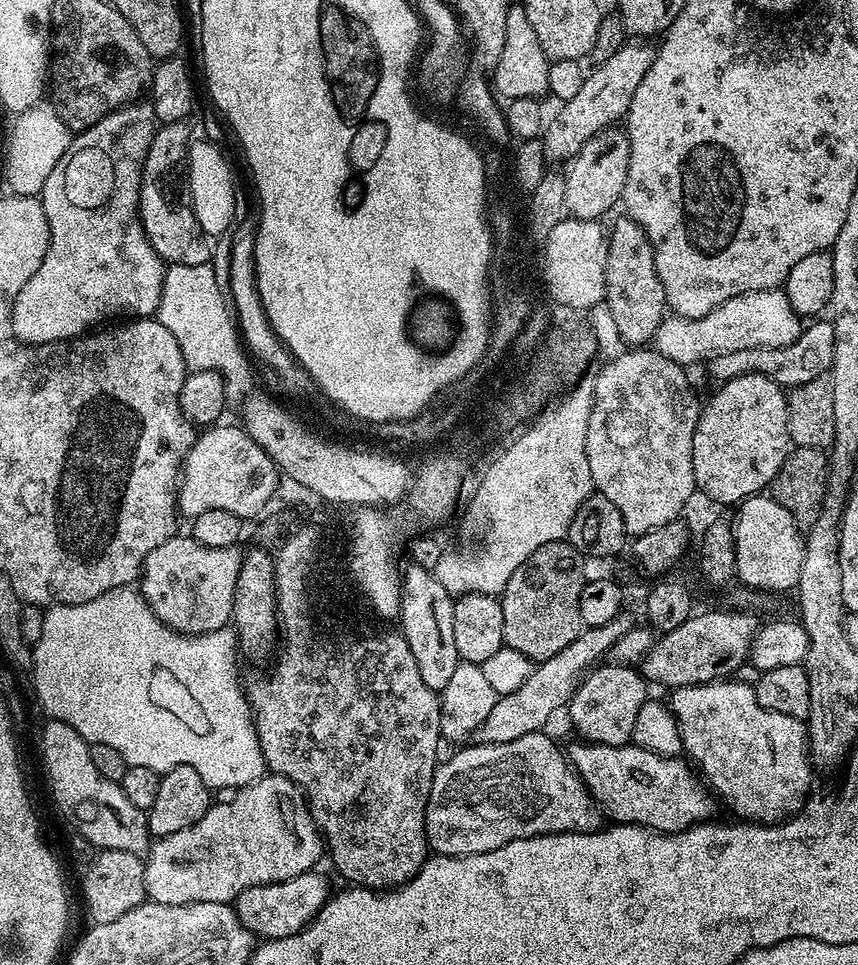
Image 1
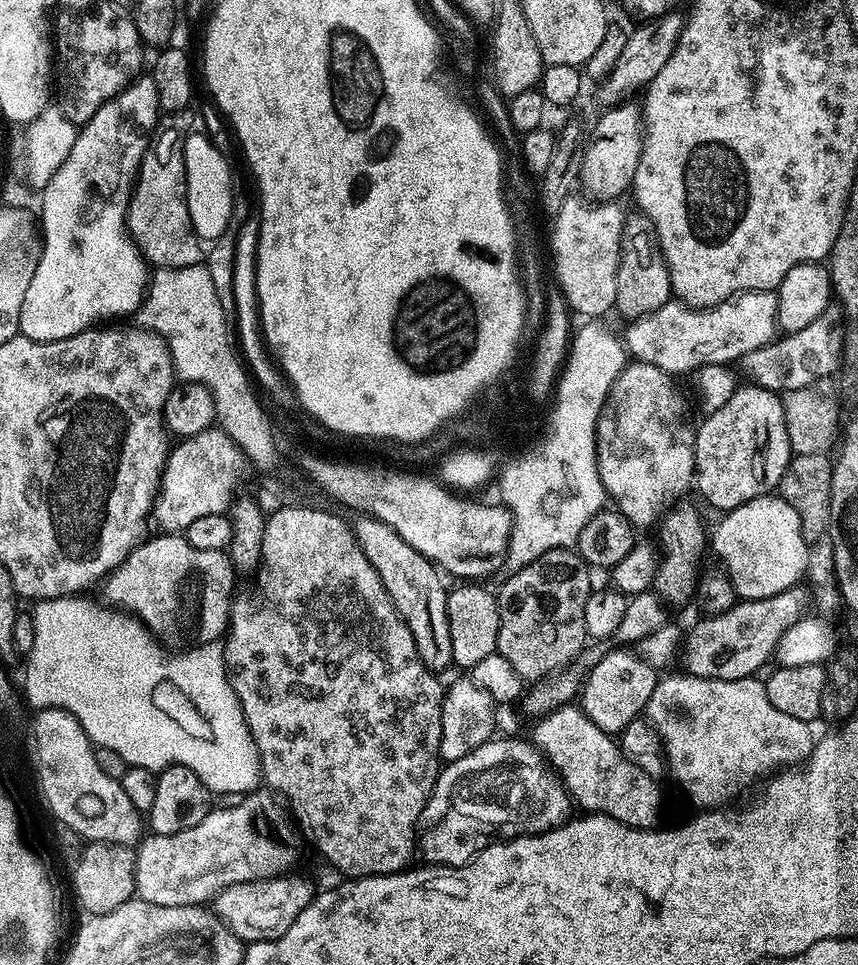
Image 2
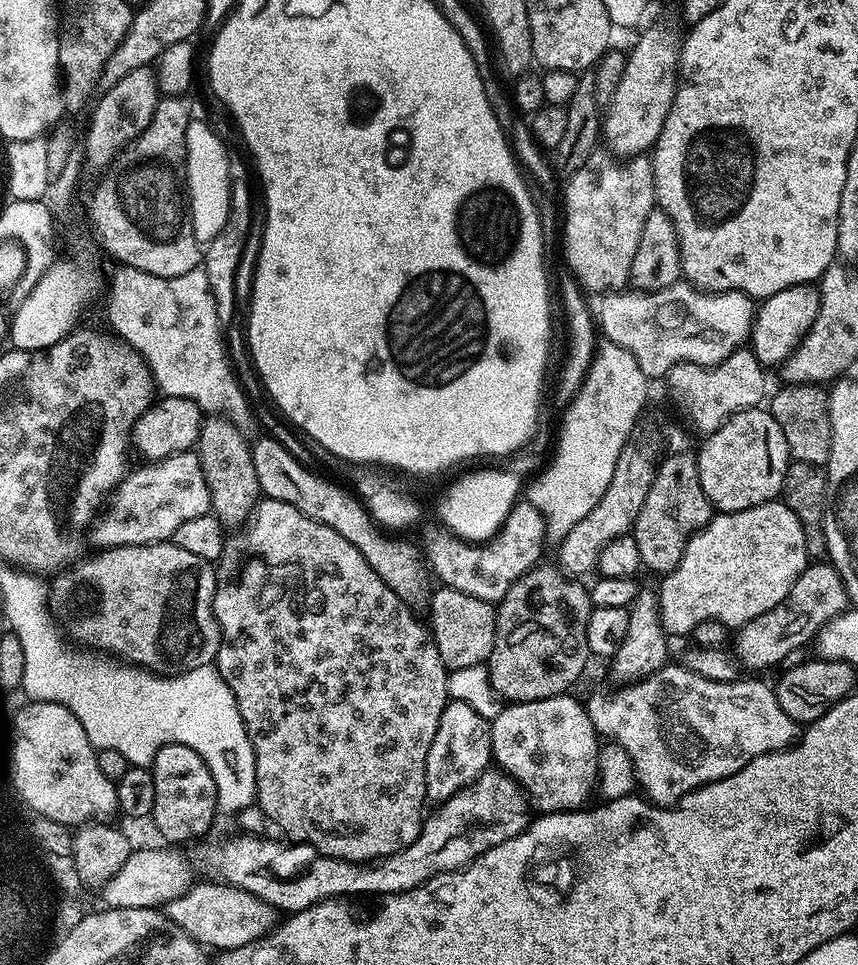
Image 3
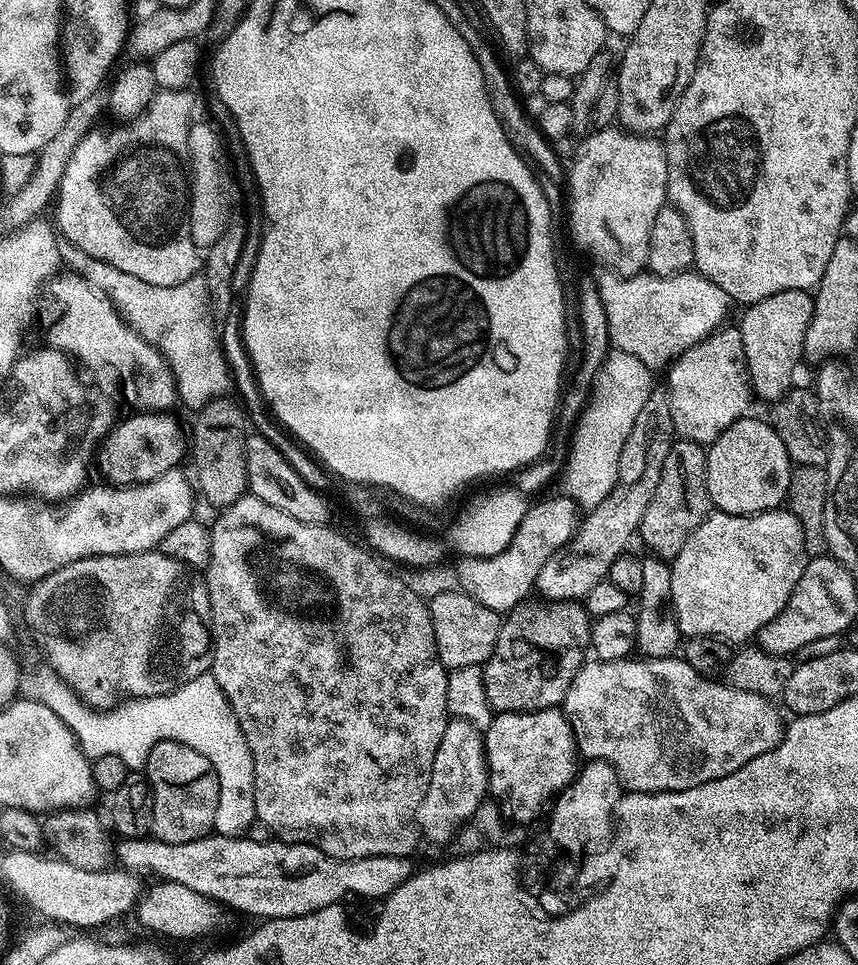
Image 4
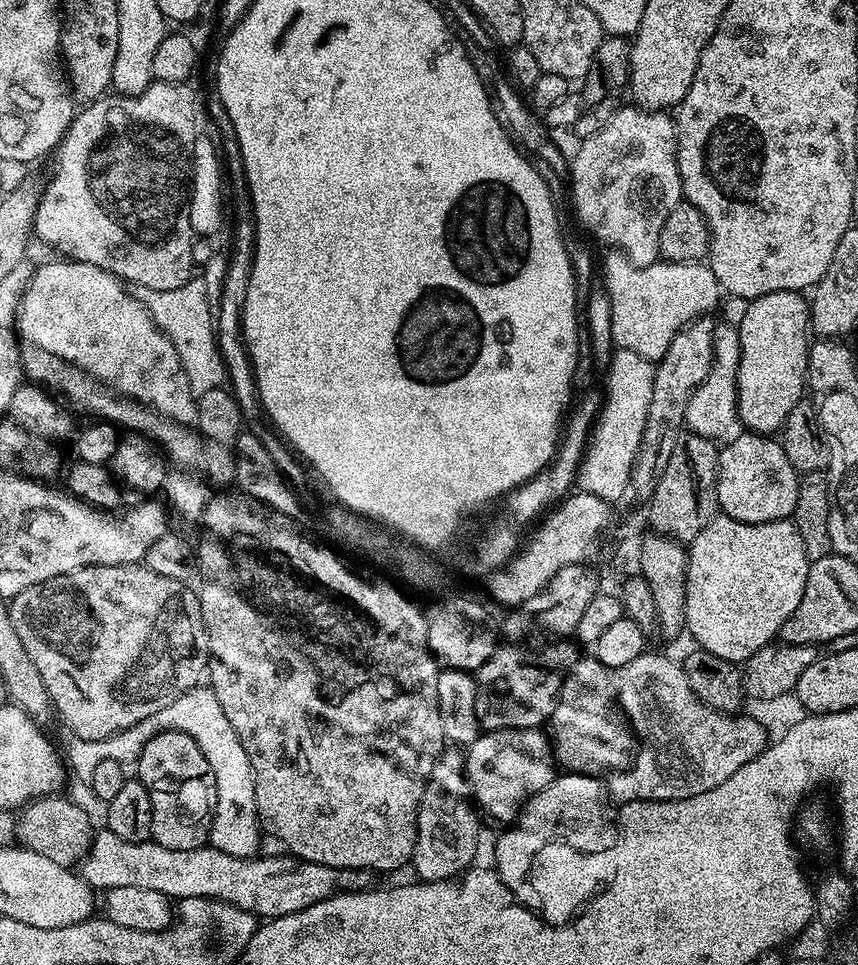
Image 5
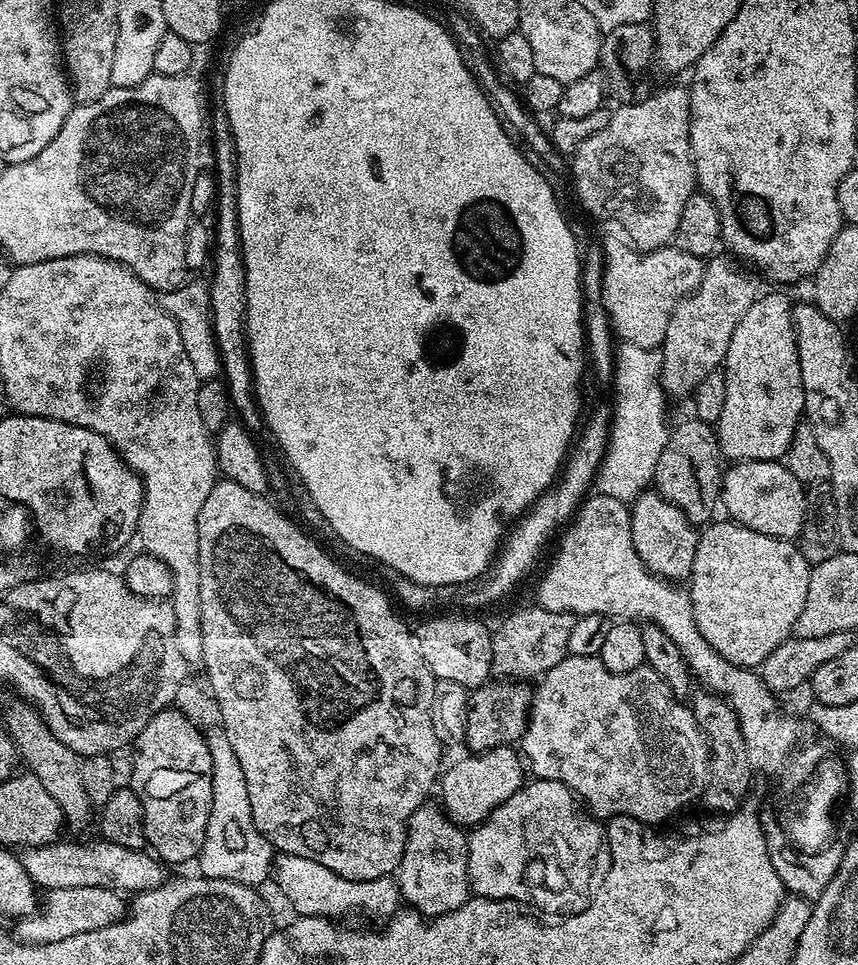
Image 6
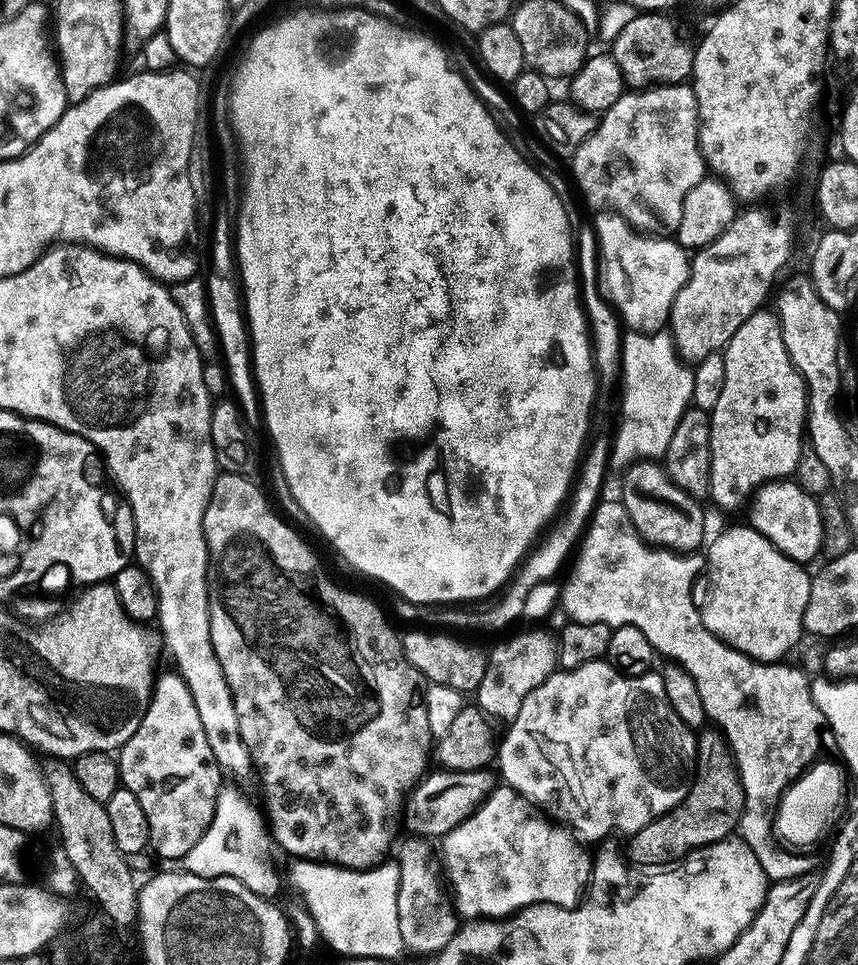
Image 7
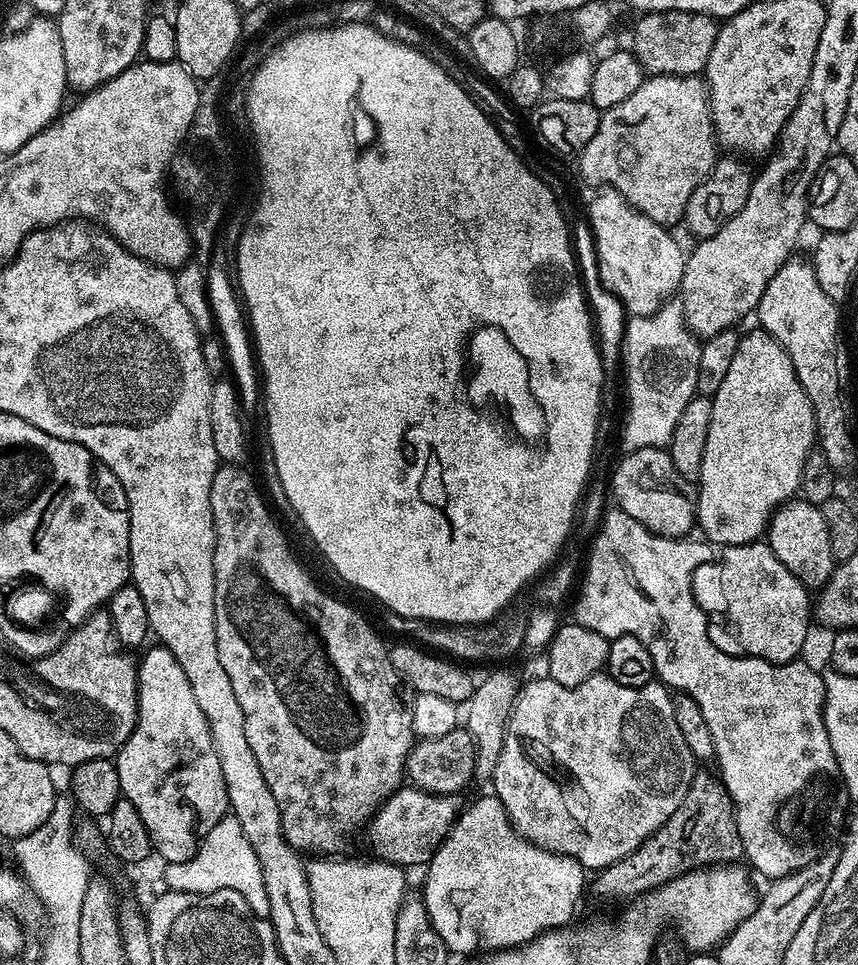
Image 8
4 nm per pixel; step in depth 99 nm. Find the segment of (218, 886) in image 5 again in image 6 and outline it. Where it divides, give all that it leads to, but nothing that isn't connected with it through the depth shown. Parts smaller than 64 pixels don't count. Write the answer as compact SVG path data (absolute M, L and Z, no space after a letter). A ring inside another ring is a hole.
M61 838L54 844L25 848L19 853L20 864L31 880L44 890L102 886L117 889L124 894L139 894L164 883L165 865L151 851L118 846L103 838L95 839L89 844L71 844L67 838Z

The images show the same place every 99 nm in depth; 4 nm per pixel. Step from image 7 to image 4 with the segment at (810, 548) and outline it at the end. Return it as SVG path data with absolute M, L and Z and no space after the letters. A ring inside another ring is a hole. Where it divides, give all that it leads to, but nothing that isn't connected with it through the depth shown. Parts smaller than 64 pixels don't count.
M749 414L735 420L712 444L707 445L706 486L713 509L734 514L753 516L759 512L779 509L787 501L790 474L794 467L782 446L782 438L772 429L767 419L755 420Z

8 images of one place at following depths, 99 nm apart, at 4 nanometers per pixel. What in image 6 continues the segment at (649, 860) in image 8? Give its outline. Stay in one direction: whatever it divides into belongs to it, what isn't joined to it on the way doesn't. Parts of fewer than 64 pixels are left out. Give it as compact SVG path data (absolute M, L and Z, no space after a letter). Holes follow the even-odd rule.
M708 690L703 691L698 694L696 692L690 700L694 718L708 742L708 783L704 785L702 801L704 800L705 806L712 812L731 814L741 807L740 798L748 790L754 769L748 760L746 742L736 712L723 696L715 695Z

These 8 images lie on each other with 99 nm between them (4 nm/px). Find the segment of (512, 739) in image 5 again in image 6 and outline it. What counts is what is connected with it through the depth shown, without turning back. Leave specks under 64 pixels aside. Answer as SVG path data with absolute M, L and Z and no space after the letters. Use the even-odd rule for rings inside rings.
M505 746L503 748L492 748L489 752L477 752L465 755L465 760L460 760L452 769L445 771L438 781L439 803L442 805L444 813L450 820L461 826L475 826L483 824L488 816L506 798L510 798L514 793L520 791L526 783L526 764L521 753L515 747Z

